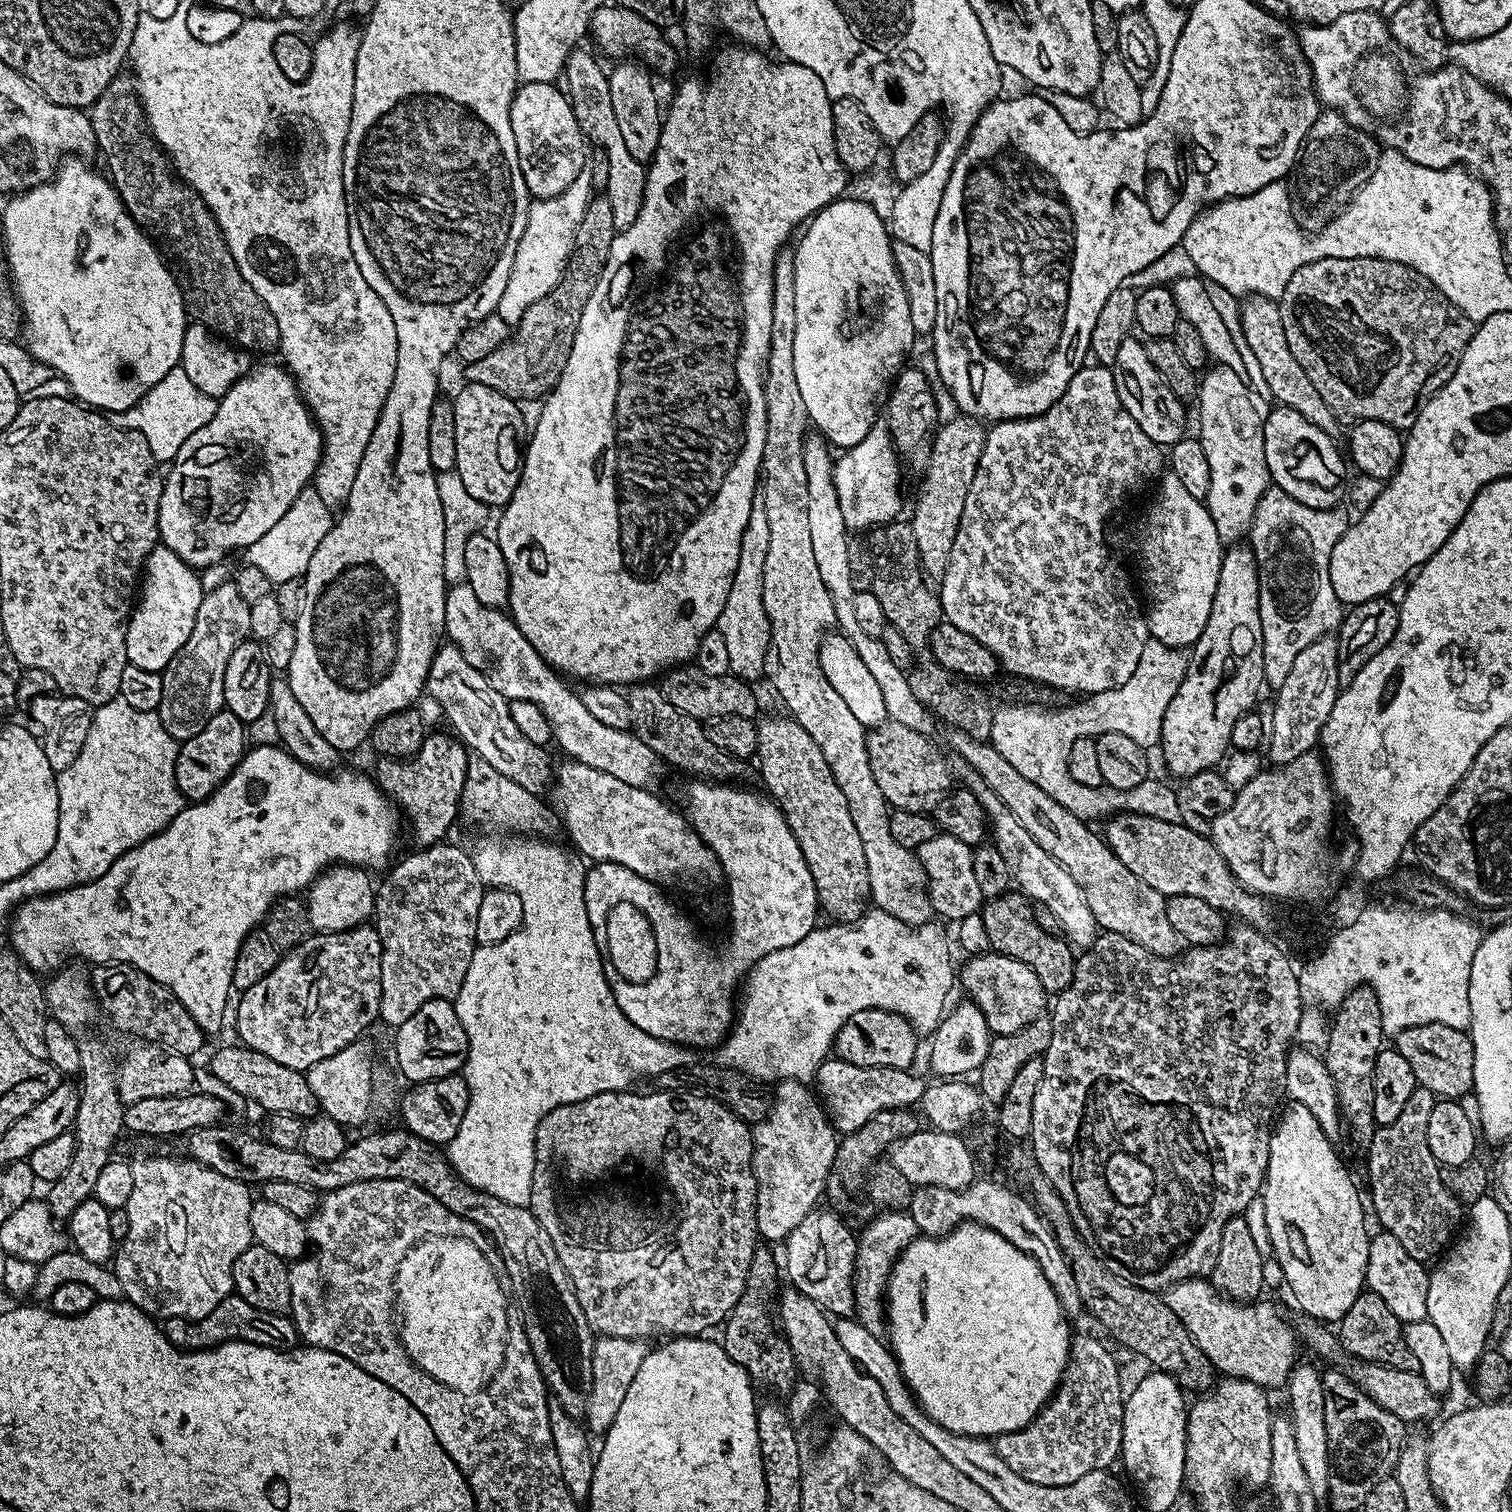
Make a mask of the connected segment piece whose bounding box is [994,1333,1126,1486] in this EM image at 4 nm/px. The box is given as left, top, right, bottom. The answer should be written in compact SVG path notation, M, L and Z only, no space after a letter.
M1075 1333L1071 1337L1069 1359L1069 1364L1061 1375L1060 1387L1053 1393L1053 1397L1049 1400L1048 1404L1040 1409L1039 1414L1032 1419L1031 1423L1020 1431L1007 1432L1004 1435L995 1437L994 1440L996 1452L1006 1462L1006 1466L1014 1471L1014 1474L1019 1474L1026 1481L1035 1482L1040 1486L1072 1485L1079 1478L1082 1478L1083 1475L1093 1473L1094 1470L1109 1469L1112 1466L1110 1464L1119 1459L1122 1442L1122 1426L1124 1425L1124 1401L1126 1399L1120 1390L1120 1364L1117 1364L1113 1354L1096 1337L1090 1334L1076 1335Z

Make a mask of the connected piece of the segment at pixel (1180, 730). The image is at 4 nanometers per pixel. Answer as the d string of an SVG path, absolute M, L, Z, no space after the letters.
M1237 542L1224 553L1208 625L1190 649L1188 666L1183 669L1178 692L1170 698L1170 706L1166 706L1166 714L1162 718L1158 748L1164 751L1165 766L1179 778L1215 769L1216 763L1219 765L1230 752L1230 730L1234 730L1234 722L1257 707L1256 684L1264 683L1264 627L1260 617L1256 559L1247 543Z

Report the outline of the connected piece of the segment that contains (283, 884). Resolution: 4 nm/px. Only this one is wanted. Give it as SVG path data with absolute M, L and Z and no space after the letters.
M276 744L249 747L244 757L238 762L238 766L228 775L226 782L222 782L222 786L214 790L214 794L210 794L207 800L189 803L176 815L174 822L170 822L170 826L162 829L157 836L150 837L146 842L122 854L122 858L118 858L114 866L106 870L102 878L91 880L88 884L80 884L76 888L52 892L49 896L35 896L33 900L25 900L10 920L11 947L24 960L26 966L37 974L55 973L67 961L64 960L67 956L81 956L82 959L89 960L89 965L92 966L101 964L134 966L142 970L142 974L154 978L154 982L166 986L173 992L178 1002L182 1002L182 1006L190 1010L190 1018L198 1022L198 1026L204 1033L212 1034L218 1031L224 1024L224 1011L227 1008L229 1011L230 1008L228 995L233 995L234 992L232 975L234 962L238 958L238 950L248 933L257 931L258 926L263 925L264 915L272 909L273 904L281 896L296 896L303 893L324 869L338 864L350 864L365 870L373 870L372 868L380 867L383 869L393 859L392 851L396 848L396 834L400 828L402 830L402 816L395 803L384 795L384 791L377 786L371 775L363 776L360 772L340 771L325 774L315 768L307 768L305 764L294 759L284 747Z

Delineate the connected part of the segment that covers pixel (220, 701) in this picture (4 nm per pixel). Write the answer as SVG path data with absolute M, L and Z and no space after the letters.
M224 583L216 590L204 593L202 602L198 606L198 618L194 618L194 630L190 630L190 638L174 654L174 658L164 667L162 673L162 702L159 706L160 721L175 740L183 742L189 740L214 714L218 714L224 708L224 674L226 662L230 660L230 654L250 636L250 610L247 602L238 594L235 583Z

